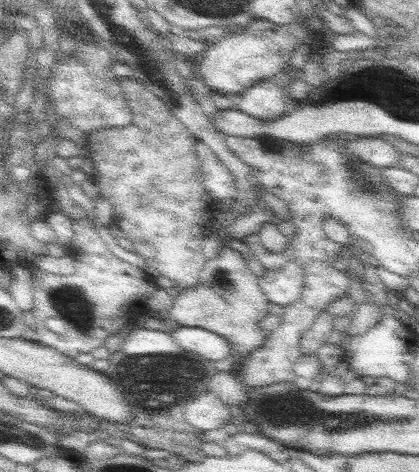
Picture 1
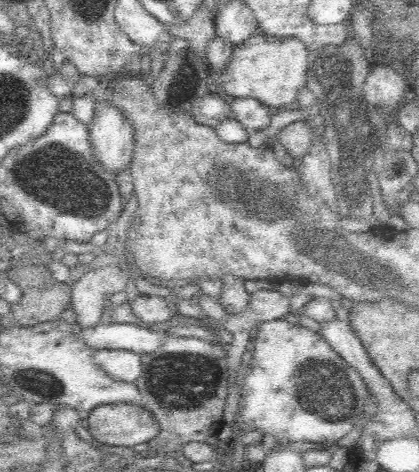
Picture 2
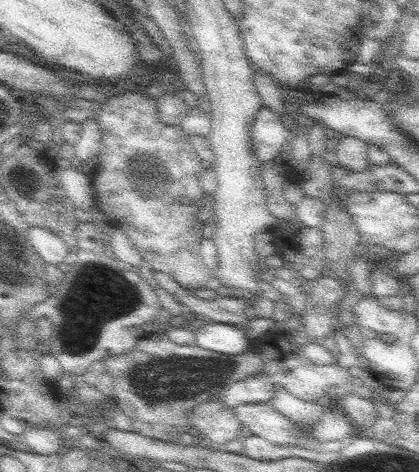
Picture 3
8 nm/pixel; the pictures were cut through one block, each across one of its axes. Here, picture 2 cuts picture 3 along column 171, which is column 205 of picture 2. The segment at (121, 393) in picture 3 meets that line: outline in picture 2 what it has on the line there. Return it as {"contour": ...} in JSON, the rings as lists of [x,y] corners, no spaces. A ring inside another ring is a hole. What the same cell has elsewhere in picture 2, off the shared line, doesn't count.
{"contour":[[[168,336],[152,354],[142,356],[142,374],[140,380],[136,380],[136,386],[140,390],[144,408],[154,414],[154,418],[160,424],[160,434],[148,442],[148,450],[154,450],[154,454],[168,454],[184,448],[188,442],[206,442],[210,436],[218,434],[220,428],[226,424],[228,416],[224,412],[230,396],[228,388],[228,352],[222,348],[222,340],[206,342],[198,338],[182,338],[182,336]]]}

